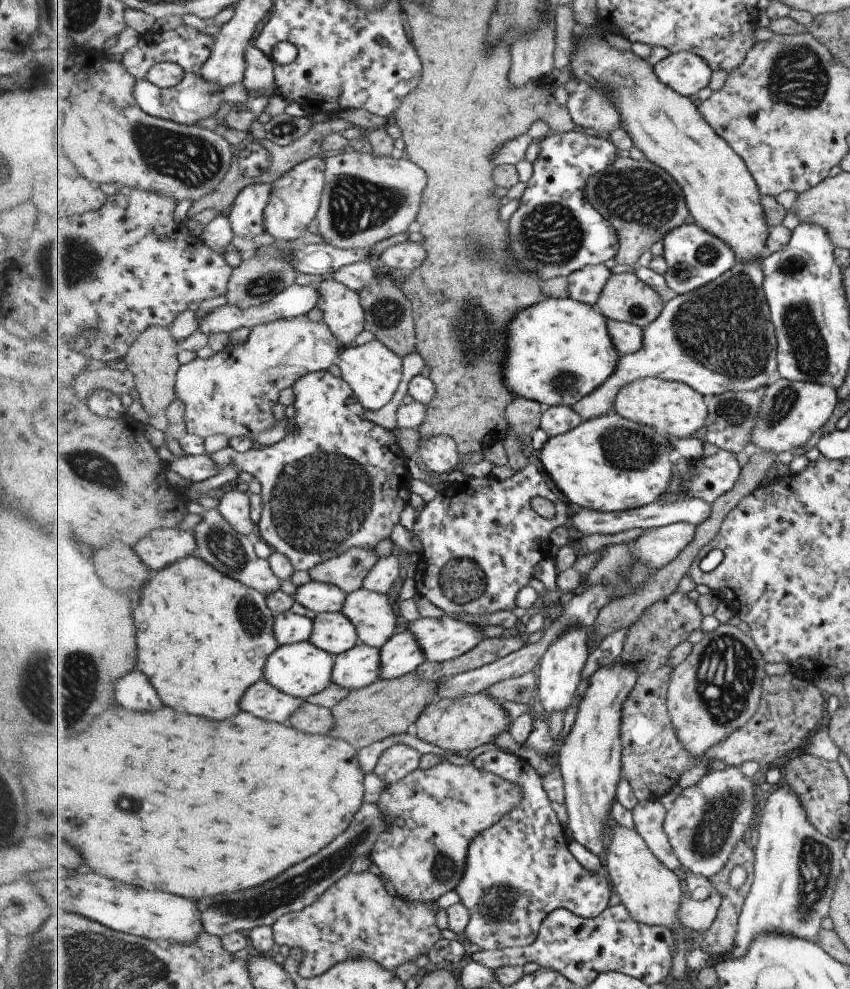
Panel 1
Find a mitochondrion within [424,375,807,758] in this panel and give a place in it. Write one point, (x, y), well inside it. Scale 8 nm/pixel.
(725, 674)

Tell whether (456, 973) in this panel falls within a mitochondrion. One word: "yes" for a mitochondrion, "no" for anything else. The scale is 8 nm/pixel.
no

